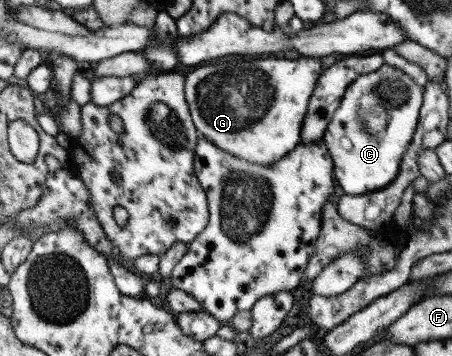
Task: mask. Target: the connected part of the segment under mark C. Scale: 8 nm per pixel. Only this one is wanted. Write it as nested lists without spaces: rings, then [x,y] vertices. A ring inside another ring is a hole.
[[[383,63],[377,70],[358,76],[345,91],[339,107],[330,118],[329,125],[324,134],[324,142],[333,158],[333,174],[335,183],[345,195],[368,195],[370,192],[380,191],[382,188],[393,184],[401,170],[403,155],[411,146],[415,130],[418,126],[418,112],[423,102],[424,90],[406,75],[401,69]],[[385,109],[387,109],[387,124],[377,134],[369,132],[367,118],[363,112],[373,112],[383,118],[385,122]]]

